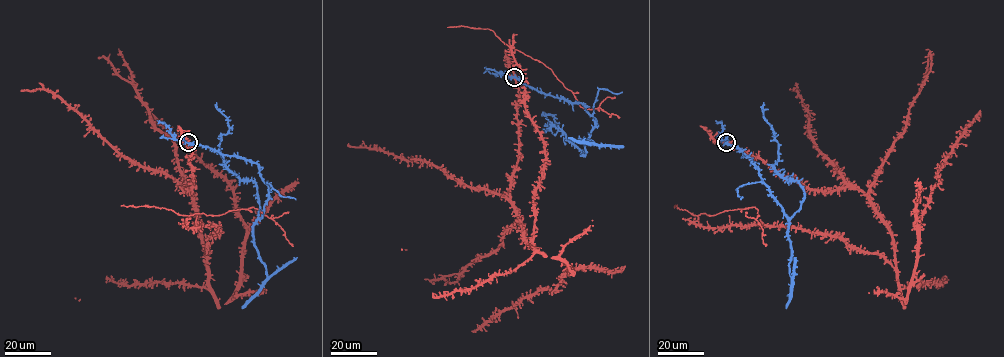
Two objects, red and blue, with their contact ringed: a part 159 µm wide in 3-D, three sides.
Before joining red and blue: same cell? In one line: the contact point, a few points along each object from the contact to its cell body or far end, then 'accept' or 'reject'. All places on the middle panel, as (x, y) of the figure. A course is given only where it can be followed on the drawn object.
place (514, 77); course red (514, 77), (510, 200), (532, 246), (545, 157), (512, 45), (549, 67), (580, 106), (619, 117); course blue (514, 77), (584, 106), (595, 125), (584, 155), (560, 129), (546, 129), (555, 121), (543, 115); reject

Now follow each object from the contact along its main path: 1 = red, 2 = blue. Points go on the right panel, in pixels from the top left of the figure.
1: (726, 142), (809, 188), (859, 189), (891, 236), (895, 266), (825, 233), (694, 219), (754, 207), (766, 246)
2: (726, 142), (751, 160), (785, 213), (798, 209), (803, 187), (774, 168), (778, 142), (764, 102)

